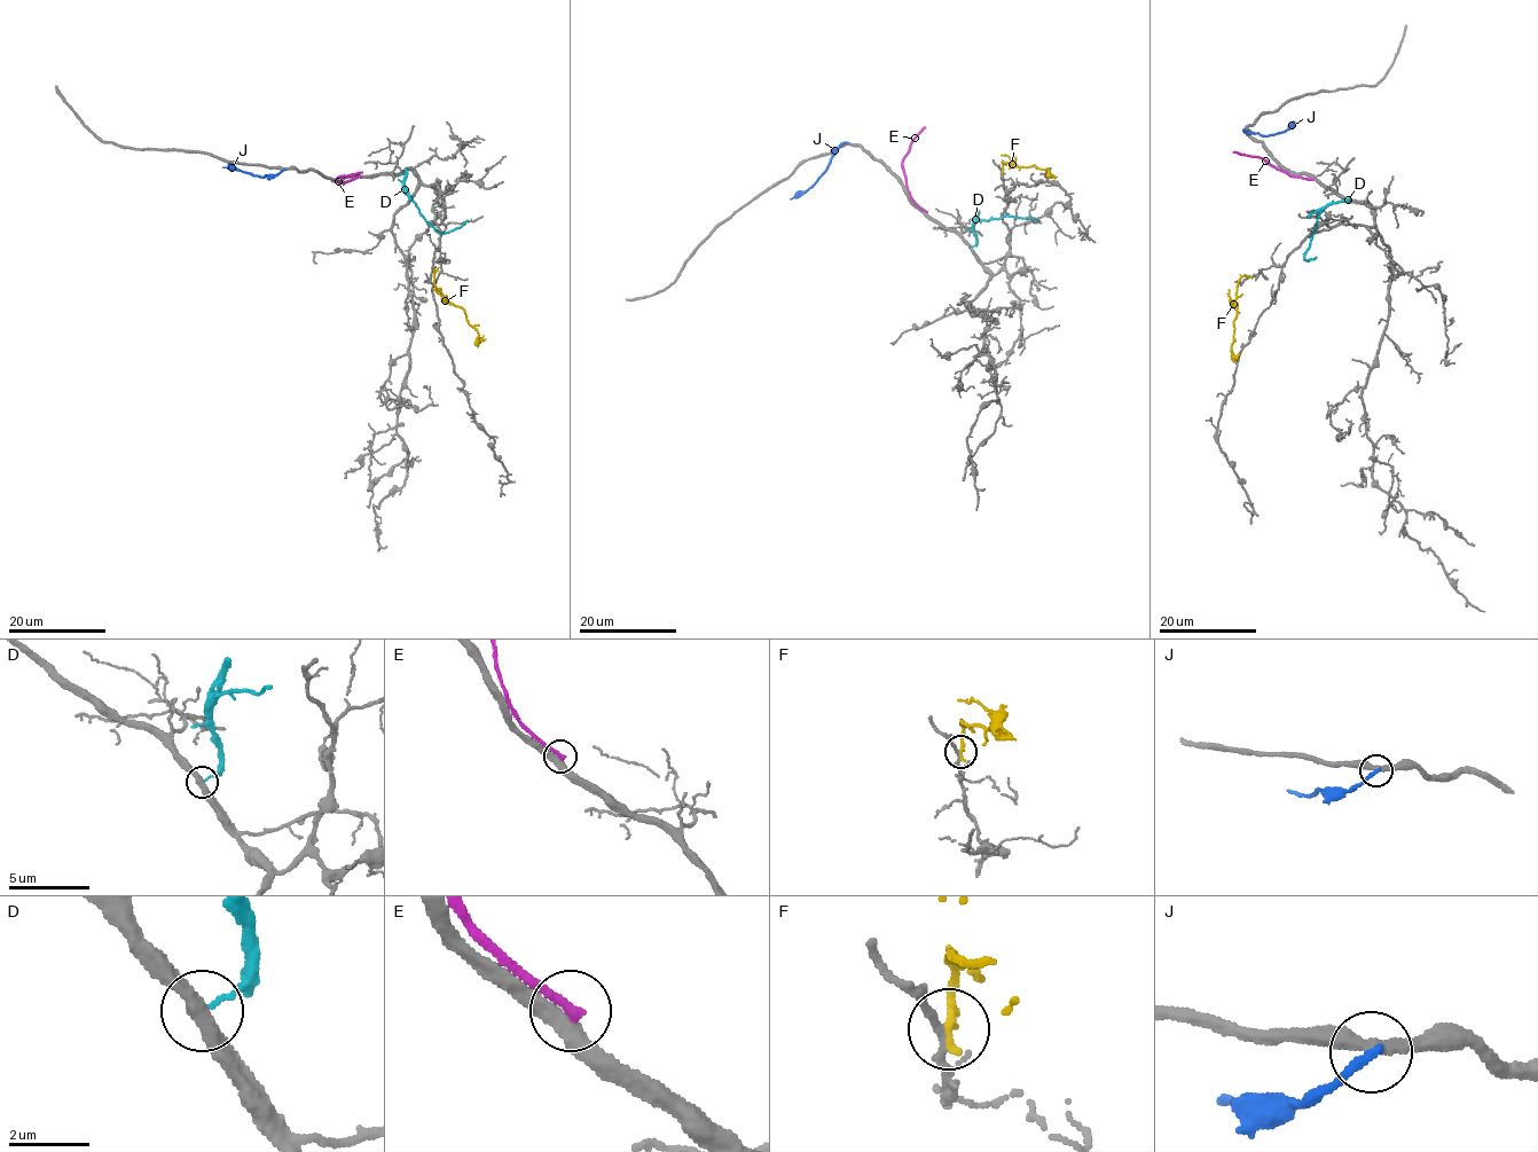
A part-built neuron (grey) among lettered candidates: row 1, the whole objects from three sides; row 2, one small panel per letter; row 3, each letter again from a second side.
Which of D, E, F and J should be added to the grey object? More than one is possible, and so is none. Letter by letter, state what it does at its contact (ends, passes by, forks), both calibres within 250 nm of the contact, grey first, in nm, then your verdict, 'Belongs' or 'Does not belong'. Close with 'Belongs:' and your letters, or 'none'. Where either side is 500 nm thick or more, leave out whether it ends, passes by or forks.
D: It ends there. Thickness 440 nm (grey) against 100 nm. Does not belong
E: It ends there. Thickness 400 nm (grey) against 260 nm. Belongs
F: It ends there. Thickness 200 nm (grey) against 240 nm. Does not belong
J: It ends there. Thickness 320 nm (grey) against 240 nm. Does not belong
Belongs: E

